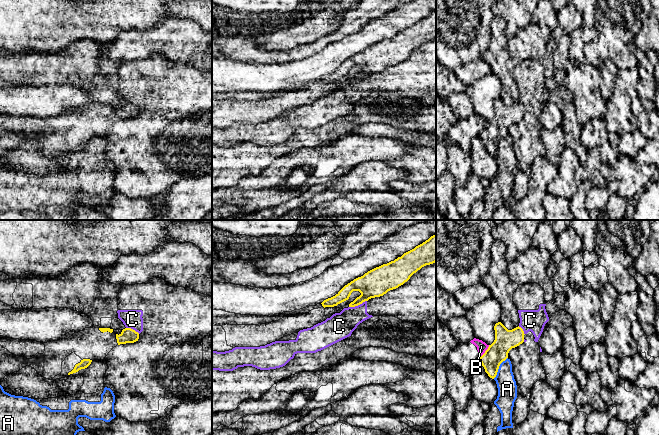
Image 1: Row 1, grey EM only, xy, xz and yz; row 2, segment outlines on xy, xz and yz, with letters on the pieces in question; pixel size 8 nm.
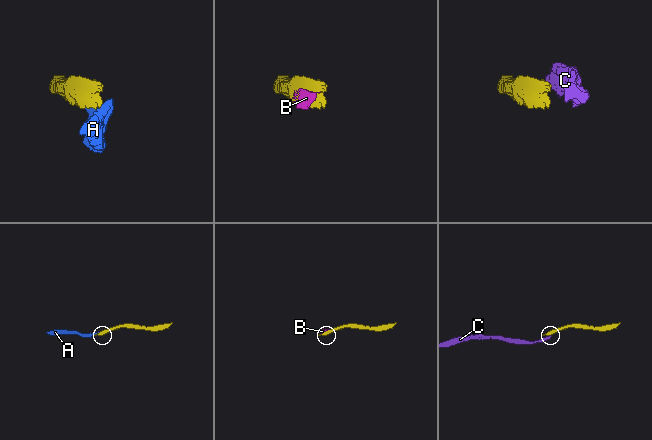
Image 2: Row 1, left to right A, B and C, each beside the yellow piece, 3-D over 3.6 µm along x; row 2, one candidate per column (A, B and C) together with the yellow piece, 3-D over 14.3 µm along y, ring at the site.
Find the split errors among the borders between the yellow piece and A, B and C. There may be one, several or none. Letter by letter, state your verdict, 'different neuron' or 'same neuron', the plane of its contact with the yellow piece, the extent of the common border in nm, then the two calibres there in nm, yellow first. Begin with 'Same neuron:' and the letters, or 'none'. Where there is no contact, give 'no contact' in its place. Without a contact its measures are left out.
Same neuron: none
A: different neuron; contact in yz; length 200 nm; calibres 170 and 160 nm
B: different neuron; contact in yz; length 150 nm; calibres 170 and 80 nm
C: different neuron; contact in xz; length 160 nm; calibres 220 and 220 nm

